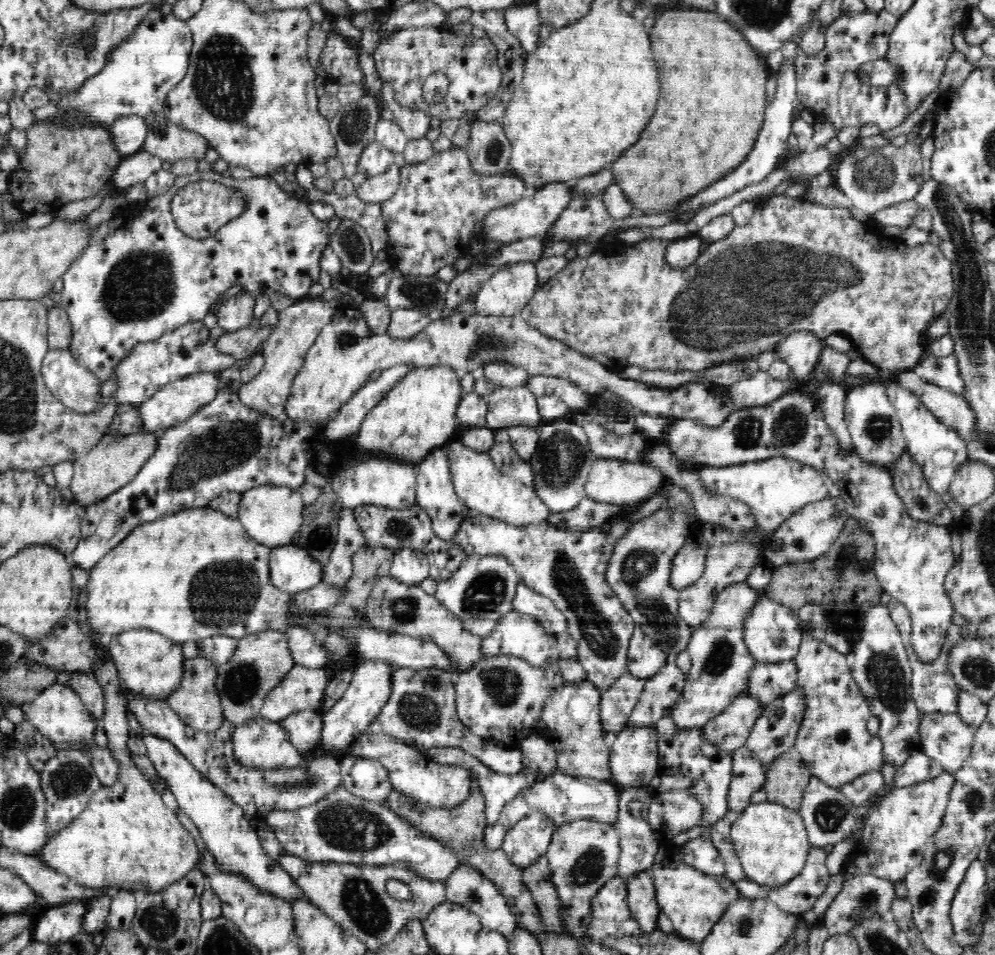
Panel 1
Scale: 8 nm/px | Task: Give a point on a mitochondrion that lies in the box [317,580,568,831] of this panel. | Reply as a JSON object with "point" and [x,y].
{"point":[419,708]}

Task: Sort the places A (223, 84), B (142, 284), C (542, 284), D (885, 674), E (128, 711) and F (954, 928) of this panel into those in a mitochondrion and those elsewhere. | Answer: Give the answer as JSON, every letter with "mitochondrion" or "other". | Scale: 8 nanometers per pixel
{"A":"mitochondrion","B":"mitochondrion","C":"other","D":"mitochondrion","E":"other","F":"other"}

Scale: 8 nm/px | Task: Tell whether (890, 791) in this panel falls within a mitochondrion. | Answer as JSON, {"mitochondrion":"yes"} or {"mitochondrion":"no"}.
{"mitochondrion":"no"}

